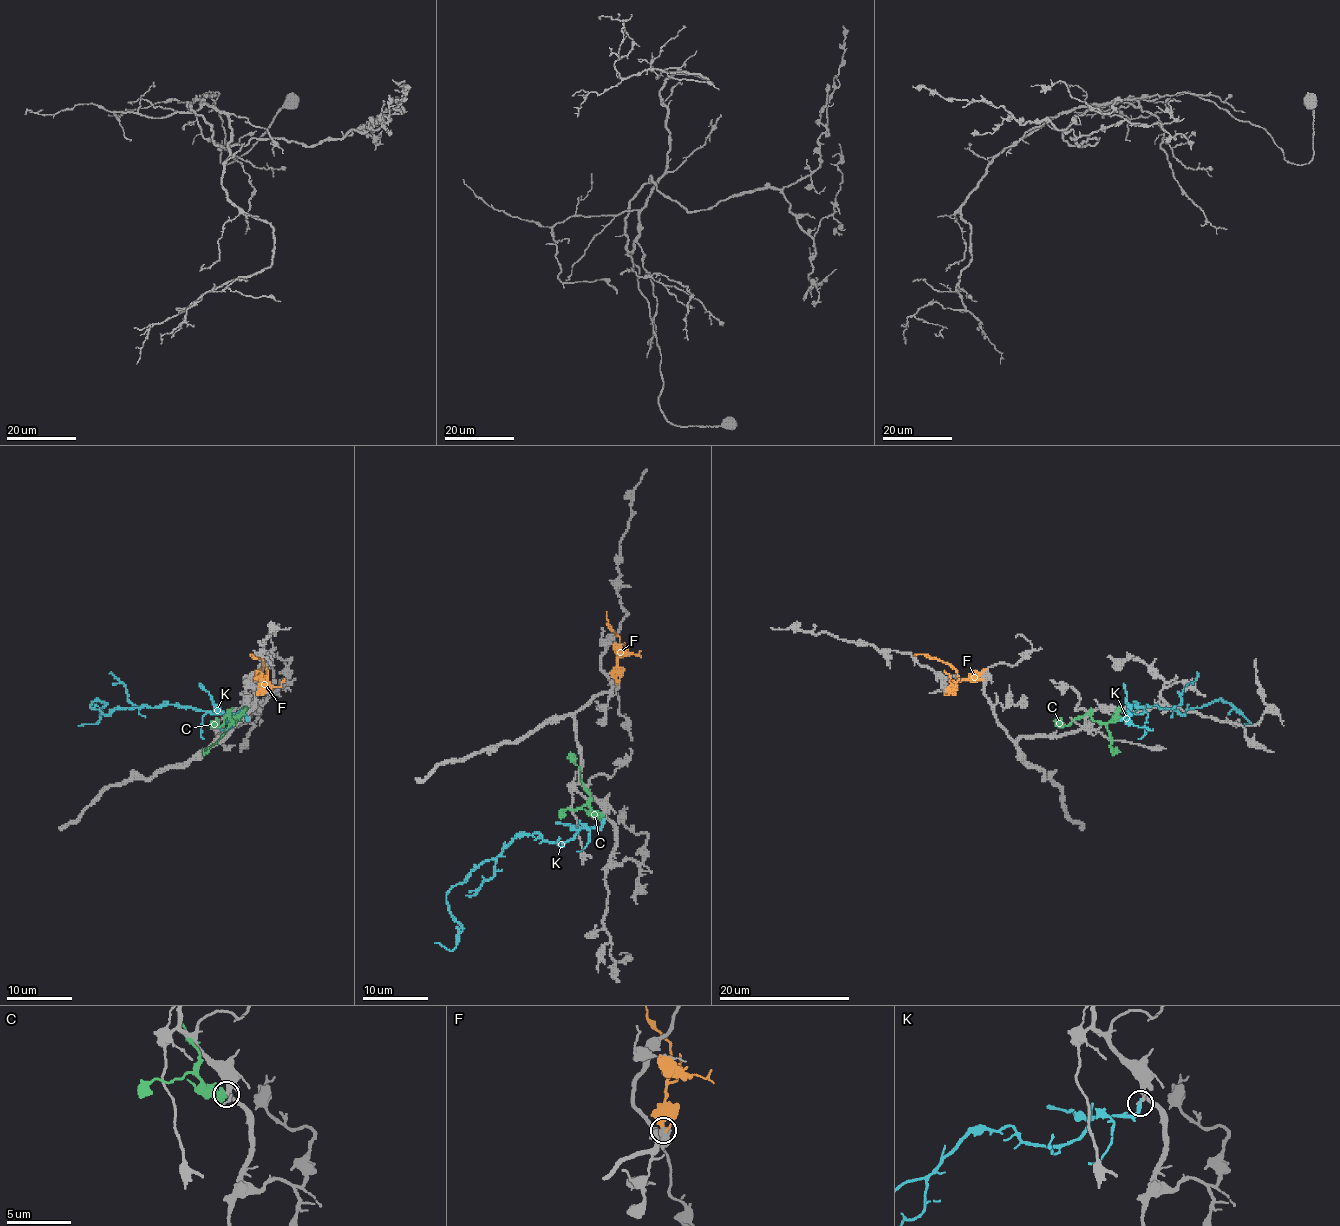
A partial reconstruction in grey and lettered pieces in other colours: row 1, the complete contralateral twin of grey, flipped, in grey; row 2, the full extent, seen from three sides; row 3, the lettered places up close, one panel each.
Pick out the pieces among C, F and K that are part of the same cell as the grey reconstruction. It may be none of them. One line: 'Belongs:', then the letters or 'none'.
Belongs: none

